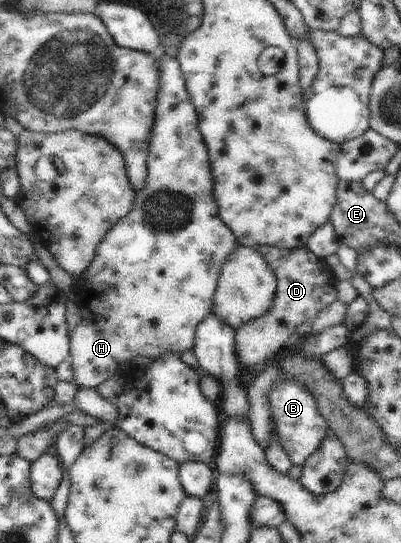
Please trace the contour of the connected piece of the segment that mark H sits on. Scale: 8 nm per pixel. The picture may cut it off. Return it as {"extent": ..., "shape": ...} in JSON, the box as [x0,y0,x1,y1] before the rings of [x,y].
{"extent":[69,52,239,389],"shape":[[[160,52],[157,56],[158,65],[158,94],[156,95],[156,108],[154,111],[154,124],[151,128],[150,142],[148,146],[148,160],[146,161],[147,179],[140,192],[136,192],[131,211],[124,218],[121,218],[101,240],[97,246],[95,257],[84,275],[75,277],[75,287],[71,293],[74,302],[78,302],[83,310],[80,312],[81,322],[69,334],[70,339],[70,358],[74,384],[81,389],[97,389],[104,381],[110,380],[117,370],[124,364],[129,363],[136,356],[146,356],[157,359],[164,354],[179,354],[185,351],[192,351],[195,343],[195,332],[199,322],[204,320],[209,314],[212,314],[214,308],[214,293],[218,284],[218,279],[223,267],[223,262],[239,246],[237,238],[233,232],[223,223],[219,217],[217,202],[213,197],[213,178],[211,177],[210,161],[208,158],[208,149],[203,141],[203,136],[198,128],[199,118],[196,114],[193,102],[185,87],[185,80],[180,70],[177,58]]]}

